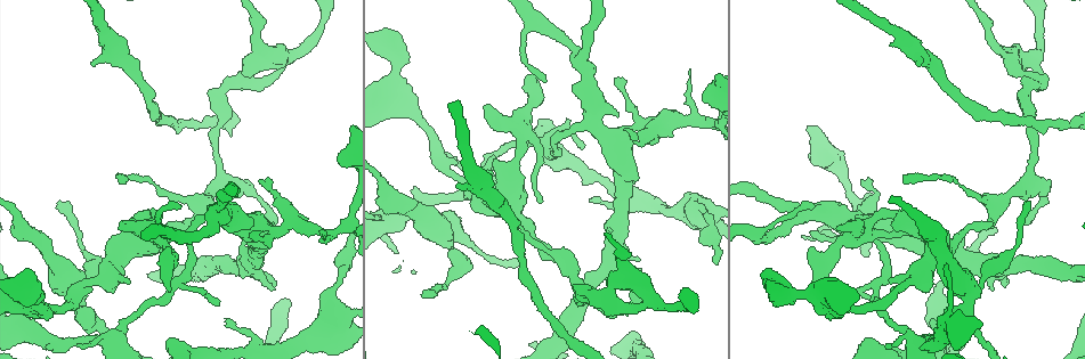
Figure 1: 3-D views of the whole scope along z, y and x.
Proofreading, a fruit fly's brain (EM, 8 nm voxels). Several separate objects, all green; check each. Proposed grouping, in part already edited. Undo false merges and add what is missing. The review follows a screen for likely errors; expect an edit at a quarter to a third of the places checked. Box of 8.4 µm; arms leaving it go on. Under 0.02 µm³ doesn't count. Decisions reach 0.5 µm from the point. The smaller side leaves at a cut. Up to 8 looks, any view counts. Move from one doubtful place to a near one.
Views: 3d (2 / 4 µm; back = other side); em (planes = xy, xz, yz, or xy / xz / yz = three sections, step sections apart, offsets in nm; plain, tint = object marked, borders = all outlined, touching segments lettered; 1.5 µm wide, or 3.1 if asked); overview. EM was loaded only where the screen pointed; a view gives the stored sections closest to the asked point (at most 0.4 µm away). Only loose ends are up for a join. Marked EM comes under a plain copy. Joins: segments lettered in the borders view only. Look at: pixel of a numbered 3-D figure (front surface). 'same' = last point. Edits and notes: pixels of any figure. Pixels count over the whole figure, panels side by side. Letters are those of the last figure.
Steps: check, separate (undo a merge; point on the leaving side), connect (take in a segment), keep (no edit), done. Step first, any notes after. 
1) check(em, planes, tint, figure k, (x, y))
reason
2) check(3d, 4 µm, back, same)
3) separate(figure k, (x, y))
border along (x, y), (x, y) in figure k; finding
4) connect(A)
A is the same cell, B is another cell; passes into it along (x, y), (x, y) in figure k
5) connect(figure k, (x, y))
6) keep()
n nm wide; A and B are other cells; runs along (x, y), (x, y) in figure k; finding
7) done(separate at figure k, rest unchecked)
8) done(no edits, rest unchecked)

check(3d, 2 µm, figure 1, (425, 297))
an open end

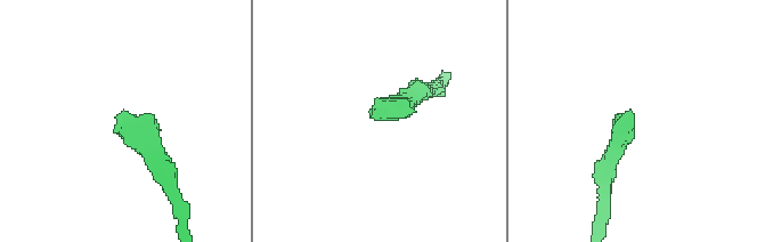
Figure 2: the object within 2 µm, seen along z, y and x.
check(em, xy, step 8, borders, figure 2, (634, 113))

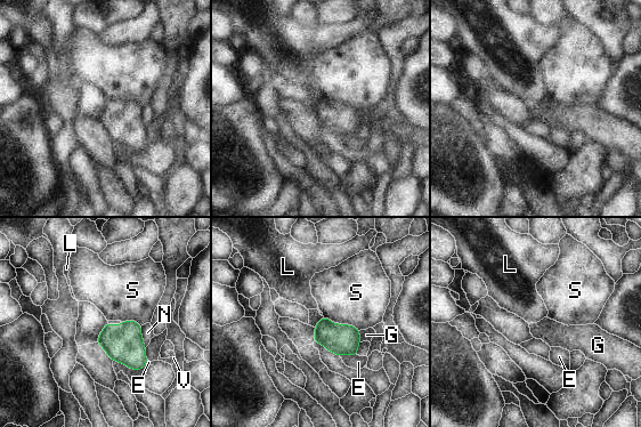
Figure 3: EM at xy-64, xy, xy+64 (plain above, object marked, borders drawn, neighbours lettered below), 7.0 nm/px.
check(em, planes, borders, same)

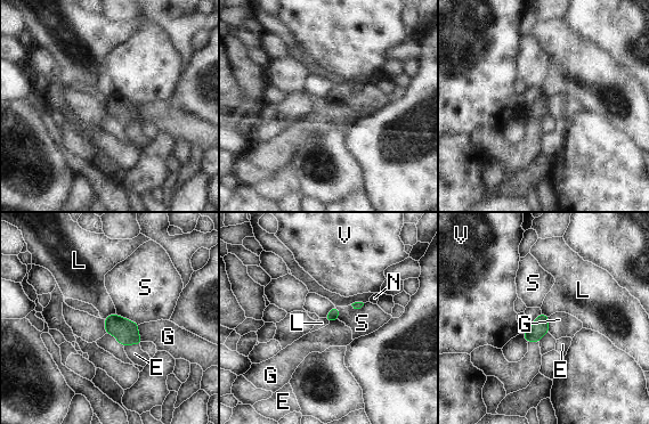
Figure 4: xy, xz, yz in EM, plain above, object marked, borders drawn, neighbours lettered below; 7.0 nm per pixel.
keep()
80 nm wide; E, G, L, N, S and V are other cells; border along (115, 312), (112, 312), (104, 319) in figure 4; no lettered segment goes on from it

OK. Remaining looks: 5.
check(3d, 4 µm, back, figure 1, (168, 290))
free end

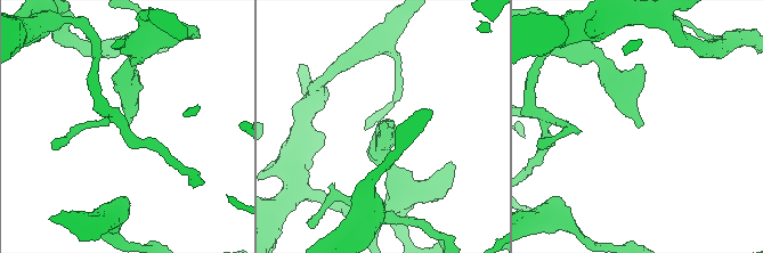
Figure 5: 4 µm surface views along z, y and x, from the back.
check(em, xz, step 8, borders, figure 5, (379, 127))
now the EM

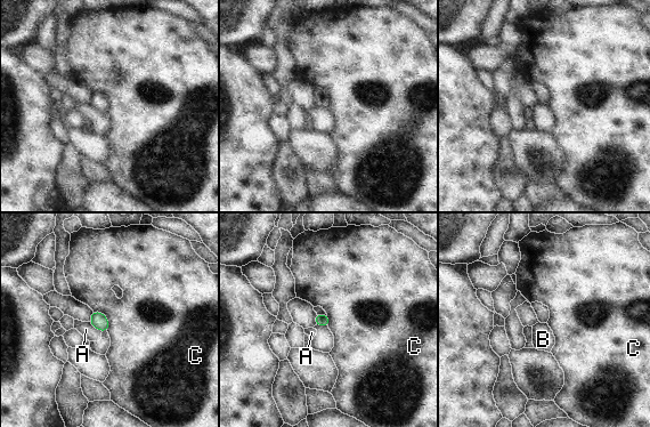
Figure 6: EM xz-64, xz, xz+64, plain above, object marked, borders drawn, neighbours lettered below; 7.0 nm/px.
keep()
A, B and C are other cells; border along (94, 311), (106, 317), (107, 330) in figure 6; no lettered segment goes on from it

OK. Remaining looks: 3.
check(3d, 4 µm, figure 1, (253, 226))
free end

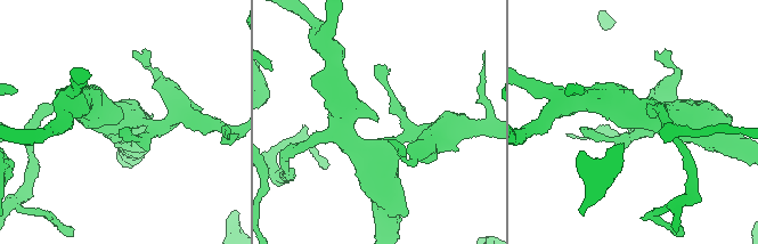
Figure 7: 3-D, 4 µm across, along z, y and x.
check(em, planes, tint, figure 7, (121, 118))

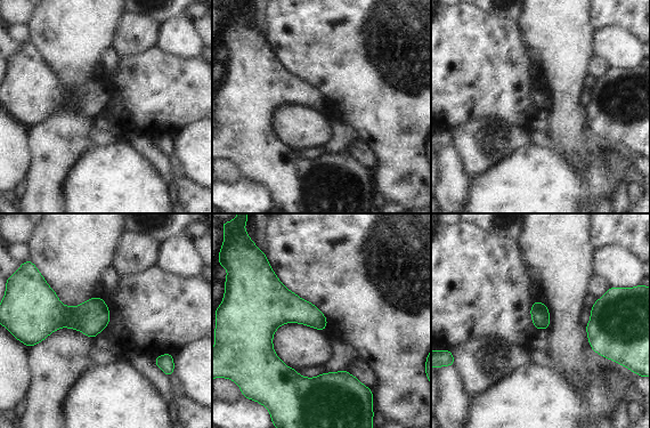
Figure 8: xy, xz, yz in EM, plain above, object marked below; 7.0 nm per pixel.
check(em, planes, borders, same)

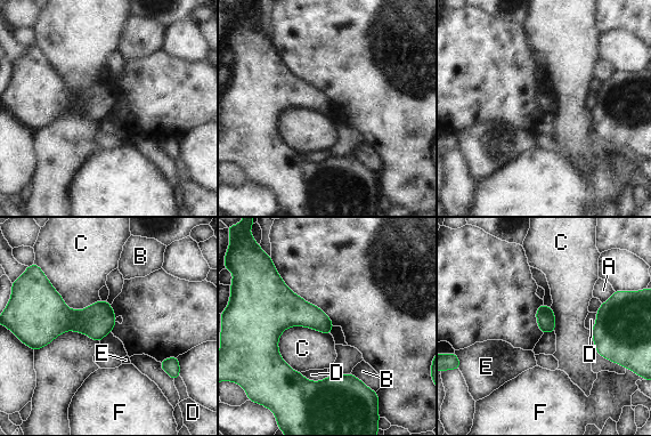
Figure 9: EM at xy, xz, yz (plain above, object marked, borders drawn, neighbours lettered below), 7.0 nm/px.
keep()
A, B, C, D, E and F are other cells; border along (330, 333), (289, 326), (279, 356) in figure 9; none of them fits

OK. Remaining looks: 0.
done(no edits, rest unchecked)

